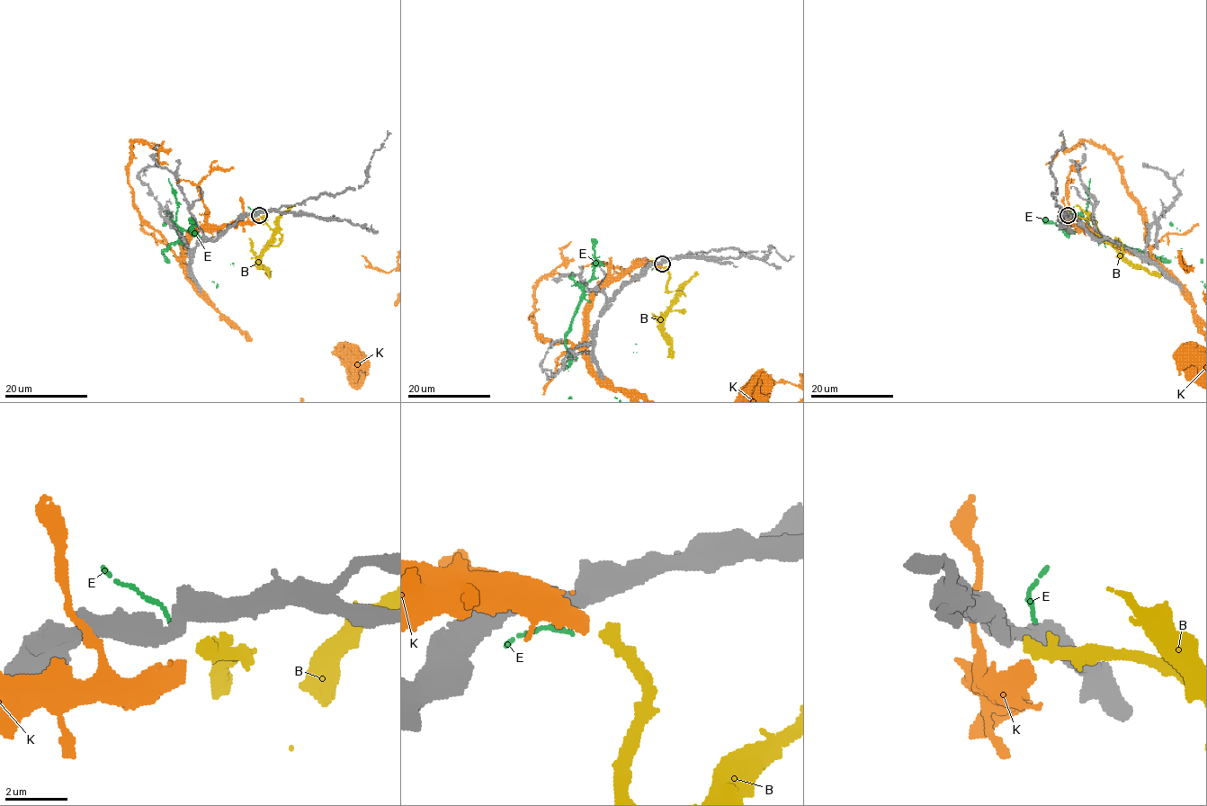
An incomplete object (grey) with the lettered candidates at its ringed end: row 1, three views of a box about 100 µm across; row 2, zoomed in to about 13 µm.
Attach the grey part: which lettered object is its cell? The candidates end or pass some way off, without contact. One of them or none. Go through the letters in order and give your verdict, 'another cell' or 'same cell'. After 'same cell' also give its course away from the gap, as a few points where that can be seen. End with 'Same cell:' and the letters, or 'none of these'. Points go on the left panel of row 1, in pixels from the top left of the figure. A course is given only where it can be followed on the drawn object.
B: same cell | via (261, 216), (266, 219), (264, 220), (273, 230), (267, 248), (260, 257), (260, 264), (270, 275)
E: another cell
K: another cell
Same cell: B

